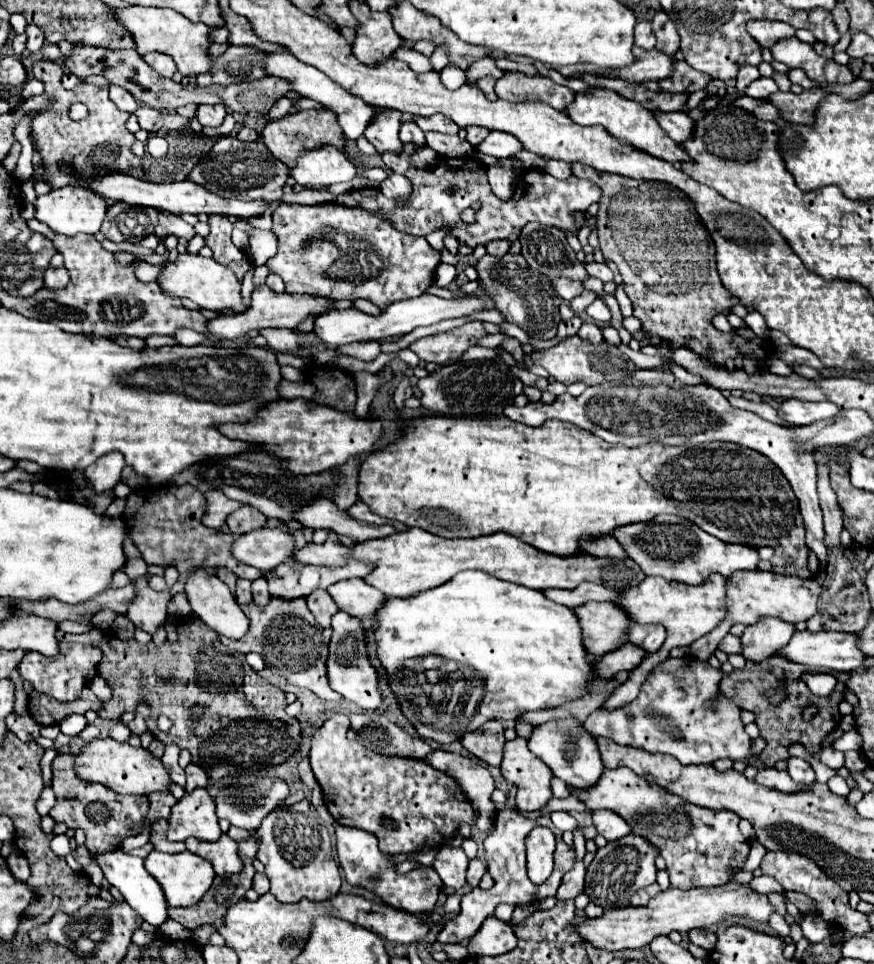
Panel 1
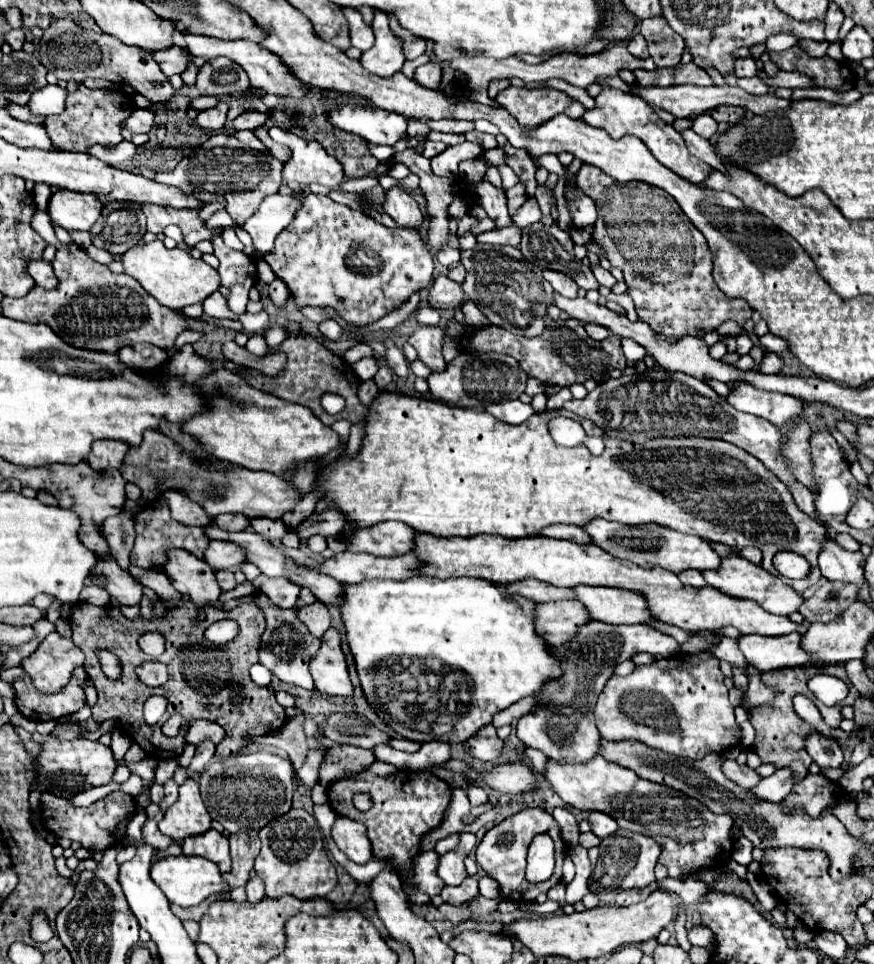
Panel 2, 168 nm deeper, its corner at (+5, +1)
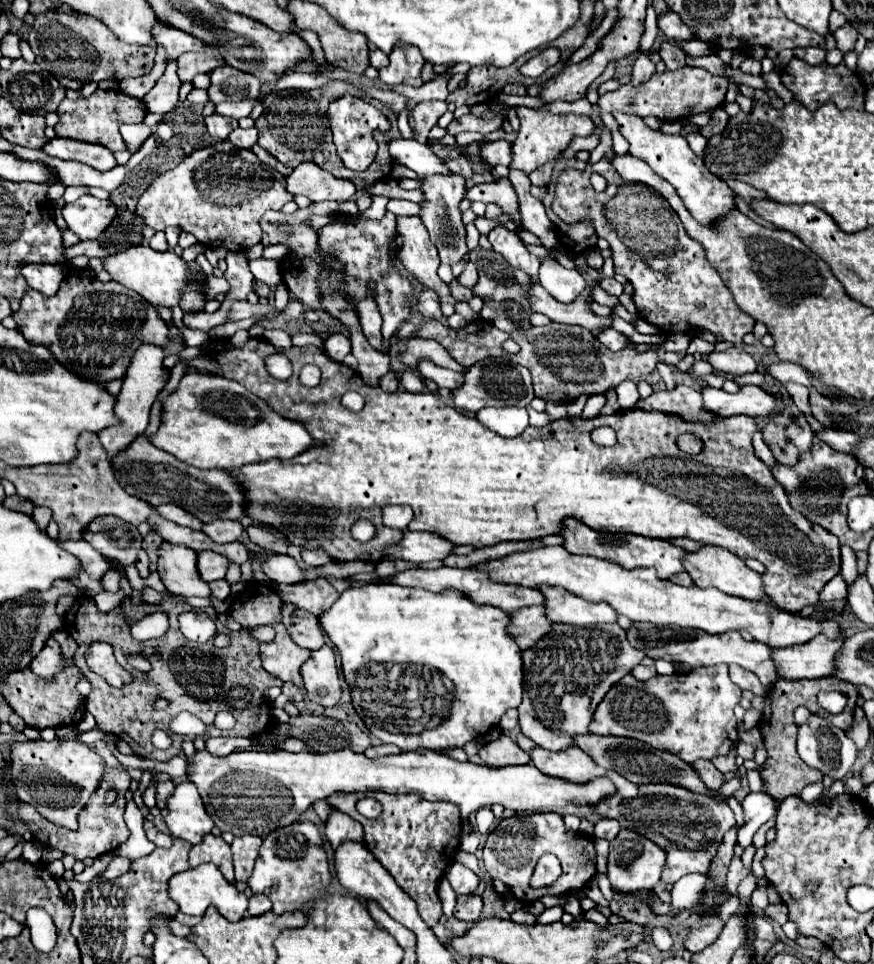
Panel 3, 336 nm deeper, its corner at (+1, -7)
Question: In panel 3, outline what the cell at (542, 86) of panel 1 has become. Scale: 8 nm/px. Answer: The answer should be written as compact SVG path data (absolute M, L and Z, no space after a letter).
M516 107L520 119L520 131L512 147L512 165L510 169L522 169L532 173L548 161L556 161L560 153L572 143L574 137L586 137L594 133L594 123L588 115L552 115L548 111L536 111L528 107Z

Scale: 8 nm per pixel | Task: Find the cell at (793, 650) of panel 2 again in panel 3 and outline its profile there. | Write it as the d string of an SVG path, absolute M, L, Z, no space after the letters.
M632 623L632 627L626 631L626 637L632 647L640 649L646 657L650 657L654 661L664 659L664 661L672 661L672 663L688 663L694 669L710 667L710 665L718 665L718 663L726 663L726 665L734 663L734 665L740 665L752 673L756 673L762 685L772 685L778 679L776 665L770 657L772 649L758 641L744 641L738 631L710 635L710 633L702 633L700 629L680 629L678 625L658 627L658 625Z

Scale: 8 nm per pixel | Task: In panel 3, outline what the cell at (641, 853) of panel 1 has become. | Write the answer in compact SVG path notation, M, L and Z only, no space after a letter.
M622 829L614 841L610 841L610 855L608 855L608 879L610 883L622 891L640 891L640 889L654 889L654 885L660 881L662 867L666 863L664 851L648 841L646 837L640 837L640 833L632 833L630 829Z

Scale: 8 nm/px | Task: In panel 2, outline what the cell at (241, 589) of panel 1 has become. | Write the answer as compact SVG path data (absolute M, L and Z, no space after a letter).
M216 571L216 579L218 579L218 583L220 583L220 587L222 587L224 591L234 589L234 587L238 585L232 571Z

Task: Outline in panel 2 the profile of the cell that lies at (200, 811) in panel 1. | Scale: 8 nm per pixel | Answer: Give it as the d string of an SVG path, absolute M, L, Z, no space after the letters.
M188 779L180 785L180 797L172 807L166 809L164 819L160 821L160 831L174 841L184 841L190 835L200 835L210 829L212 817L206 811L206 805L200 797L198 783Z

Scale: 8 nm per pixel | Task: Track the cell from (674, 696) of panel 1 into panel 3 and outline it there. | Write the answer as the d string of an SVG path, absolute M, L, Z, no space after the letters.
M726 665L700 667L670 677L656 675L648 681L638 681L628 675L606 693L604 701L600 701L588 729L596 735L644 741L686 763L714 759L718 755L728 755L728 751L738 745L734 707L740 703L740 697L742 689L730 681Z

